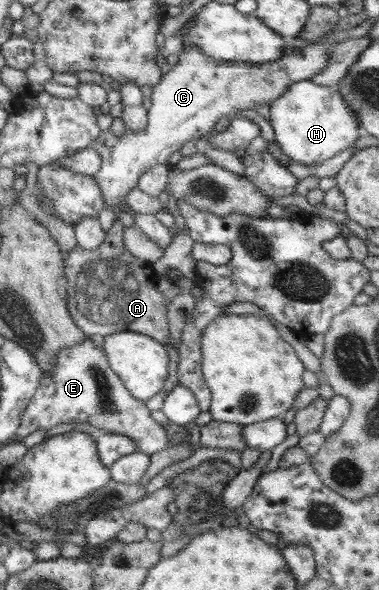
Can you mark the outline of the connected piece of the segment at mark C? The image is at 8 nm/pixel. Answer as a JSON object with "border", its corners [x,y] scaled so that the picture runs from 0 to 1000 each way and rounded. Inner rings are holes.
{"border":[[[887,75],[823,76],[802,83],[757,86],[728,105],[697,108],[646,108],[628,105],[575,105],[536,93],[520,81],[496,81],[475,90],[478,102],[467,110],[443,115],[422,144],[404,149],[404,173],[393,186],[396,212],[380,222],[348,222],[335,219],[322,229],[303,229],[298,222],[272,224],[264,236],[248,242],[248,249],[274,264],[272,283],[253,297],[259,308],[277,329],[282,351],[325,356],[338,347],[335,332],[359,315],[369,314],[369,302],[388,295],[412,280],[438,280],[454,269],[454,263],[472,259],[475,253],[522,234],[554,231],[570,219],[570,208],[586,198],[612,202],[628,186],[673,185],[675,176],[707,176],[728,164],[760,153],[773,141],[823,134],[826,127],[842,124],[863,108],[868,92]]]}

